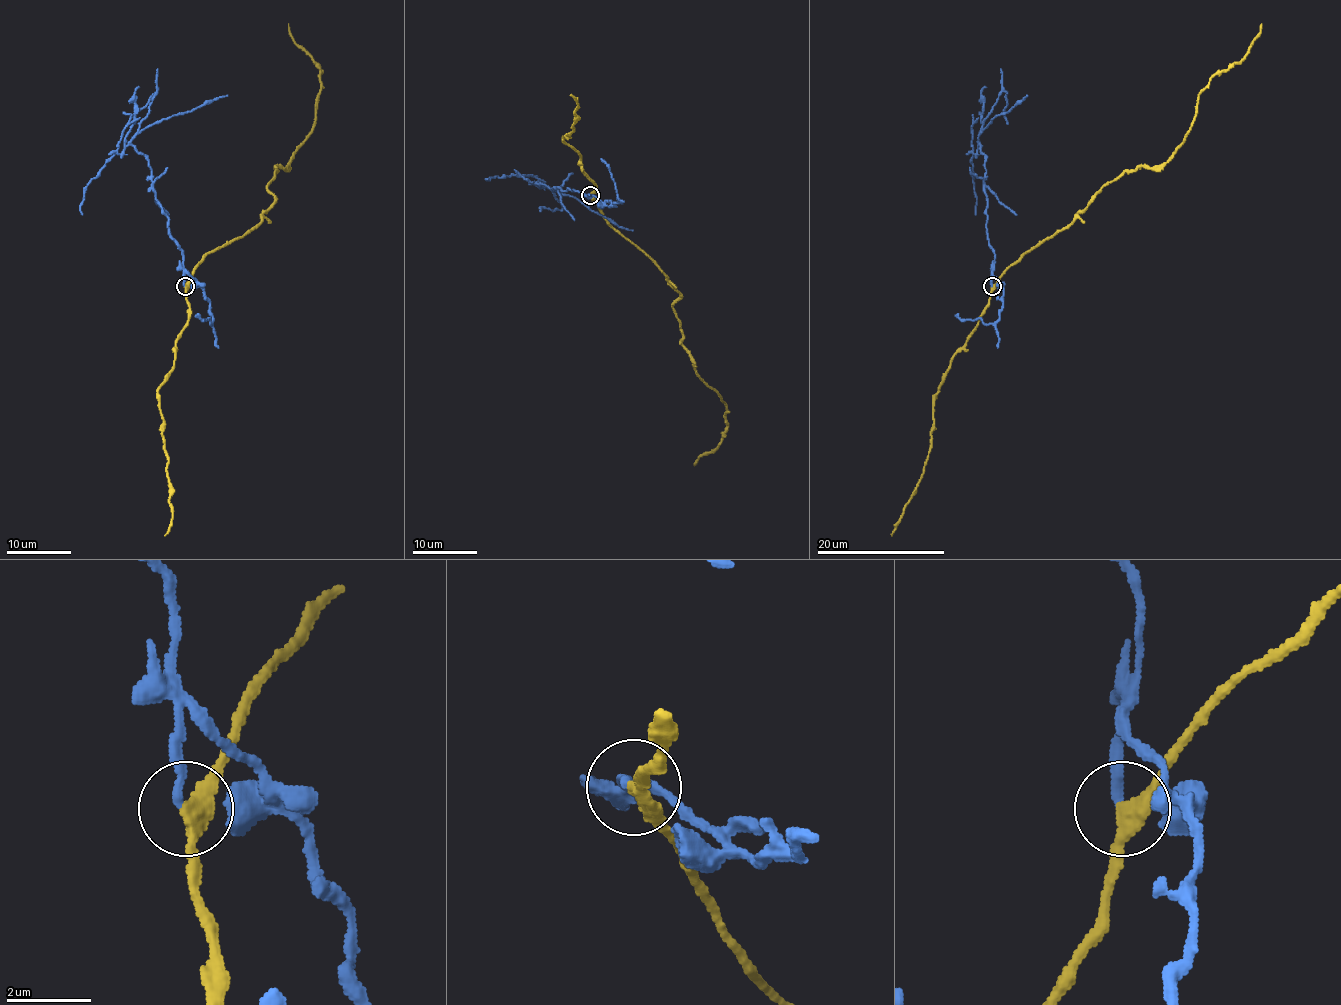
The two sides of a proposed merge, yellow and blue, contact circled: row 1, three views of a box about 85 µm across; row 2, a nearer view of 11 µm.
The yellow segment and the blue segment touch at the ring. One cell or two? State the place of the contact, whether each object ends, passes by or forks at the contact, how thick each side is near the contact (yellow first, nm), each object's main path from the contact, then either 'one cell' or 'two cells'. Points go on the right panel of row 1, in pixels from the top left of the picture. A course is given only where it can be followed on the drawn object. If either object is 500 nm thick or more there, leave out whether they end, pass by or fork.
(992, 286) | yellow passes by | blue ends | 340/220 nm | yellow via (992, 286), (1074, 220), (1103, 186), (1125, 172), (1162, 165), (1190, 131), (1198, 95), (1238, 62), (1262, 24) | blue via (992, 286), (994, 250), (986, 228), (986, 170), (978, 139), (995, 115), (1005, 114), (1027, 95) | two cells

